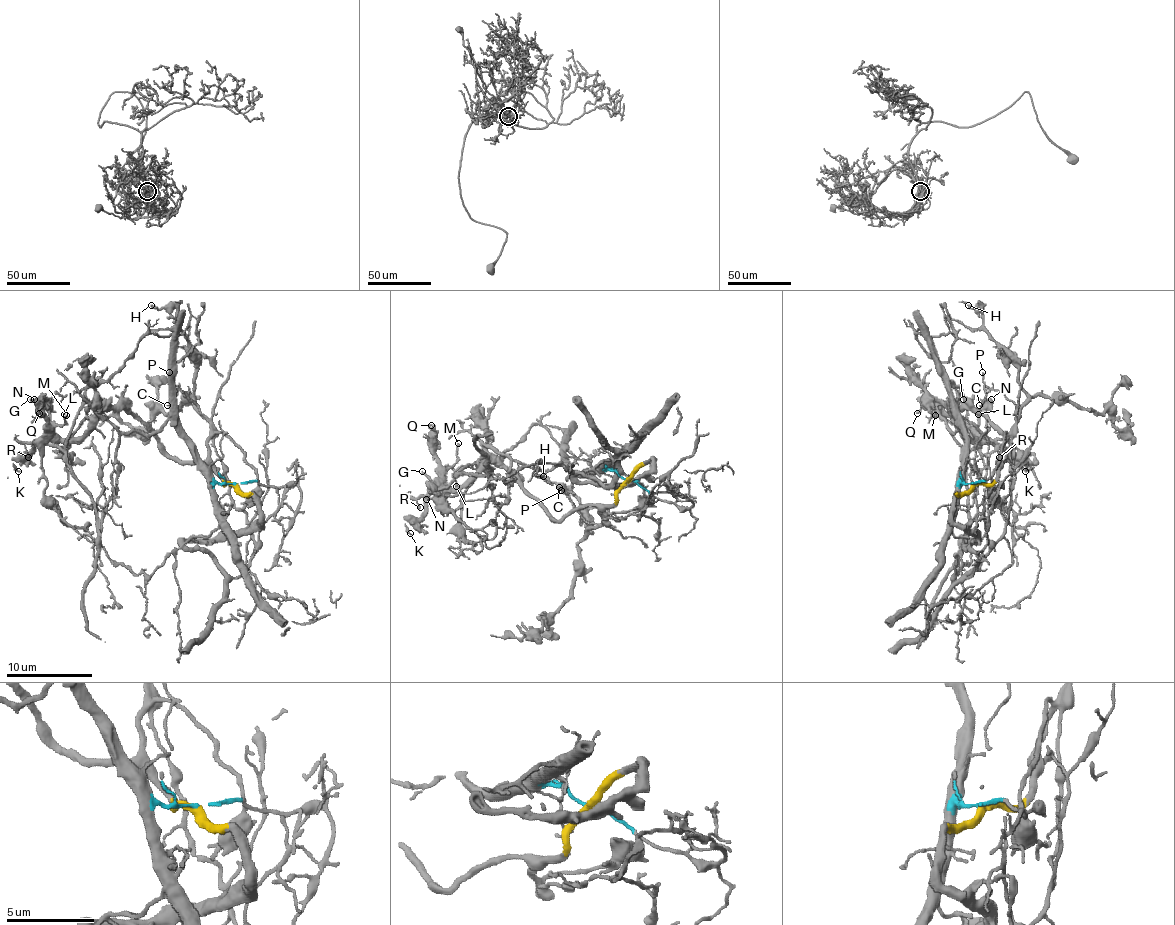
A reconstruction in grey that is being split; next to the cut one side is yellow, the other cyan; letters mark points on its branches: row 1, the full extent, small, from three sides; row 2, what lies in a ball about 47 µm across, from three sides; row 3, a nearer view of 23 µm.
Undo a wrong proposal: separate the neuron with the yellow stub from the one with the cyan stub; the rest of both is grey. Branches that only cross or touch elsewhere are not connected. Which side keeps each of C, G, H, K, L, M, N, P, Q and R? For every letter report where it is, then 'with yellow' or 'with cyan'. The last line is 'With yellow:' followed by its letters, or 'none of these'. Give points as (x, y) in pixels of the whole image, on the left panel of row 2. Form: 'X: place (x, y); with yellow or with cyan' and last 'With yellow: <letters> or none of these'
C: place (167, 405); with yellow
G: place (30, 399); with yellow
H: place (151, 305); with yellow
K: place (18, 471); with yellow
L: place (64, 414); with yellow
M: place (66, 415); with yellow
N: place (34, 399); with yellow
P: place (169, 372); with yellow
Q: place (39, 413); with yellow
R: place (28, 457); with yellow
With yellow: C, G, H, K, L, M, N, P, Q, R

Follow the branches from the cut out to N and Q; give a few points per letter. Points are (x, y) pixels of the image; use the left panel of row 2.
N: (235, 483), (224, 483), (203, 463), (179, 463), (121, 408), (106, 408), (78, 438), (64, 440), (34, 399)
Q: (235, 483), (203, 463), (181, 463), (134, 414), (111, 408), (78, 438), (61, 440), (40, 412)

